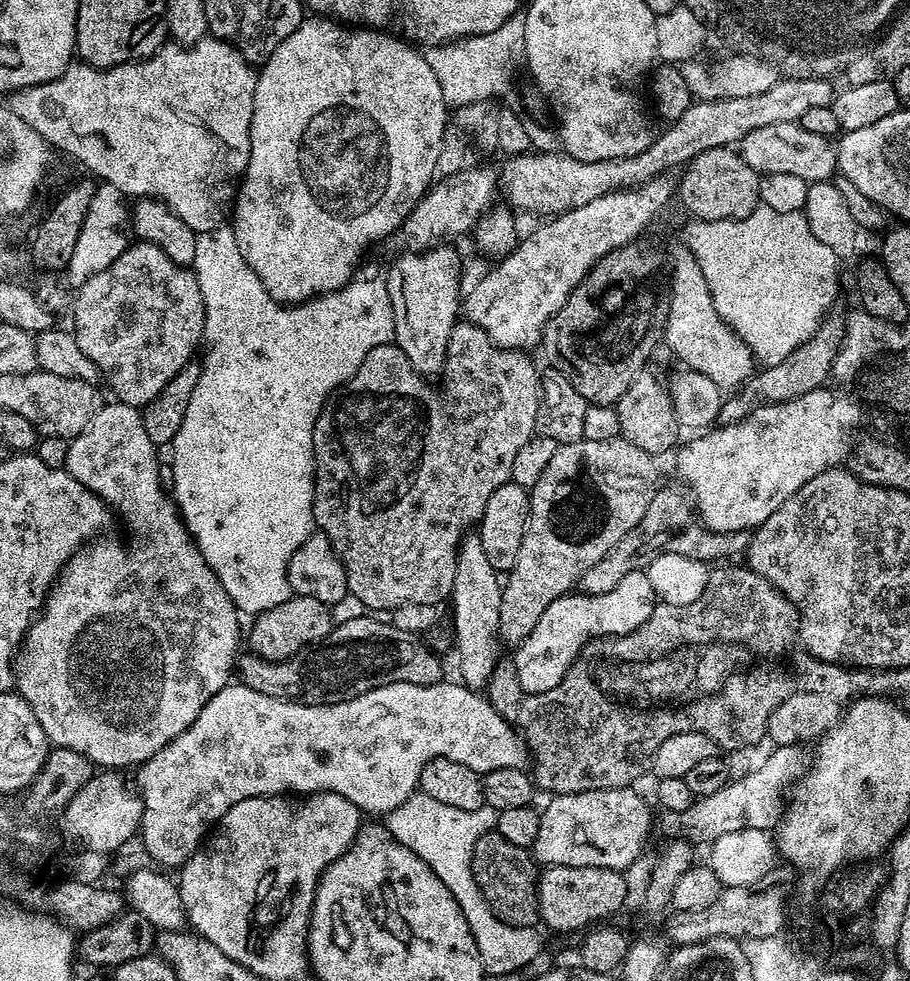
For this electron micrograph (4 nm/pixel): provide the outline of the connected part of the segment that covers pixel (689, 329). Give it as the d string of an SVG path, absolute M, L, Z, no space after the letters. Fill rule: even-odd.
M681 250L676 261L670 264L670 310L664 327L663 343L681 360L685 369L706 374L722 390L743 388L754 374L754 357L748 343L717 314L710 286L706 286L706 274L698 266L698 258L687 250Z

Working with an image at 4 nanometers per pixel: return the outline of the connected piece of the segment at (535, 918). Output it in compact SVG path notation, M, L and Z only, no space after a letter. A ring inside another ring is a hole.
M495 830L484 832L478 842L474 842L472 873L474 882L478 882L478 890L482 890L482 898L486 898L490 910L502 922L512 928L535 928L541 923L536 893L538 864L529 849L514 846L514 842L506 842L506 838L502 838L502 834Z

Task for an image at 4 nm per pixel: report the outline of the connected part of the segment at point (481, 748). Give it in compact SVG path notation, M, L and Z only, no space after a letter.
M229 682L225 688L218 690L218 694L214 694L214 698L210 698L210 702L206 702L193 724L184 733L178 734L162 750L158 750L152 758L139 765L136 773L140 773L136 776L137 785L135 784L135 787L138 789L139 798L144 804L144 813L140 819L138 833L139 839L144 839L143 851L147 852L157 865L160 863L161 869L179 869L200 847L202 841L209 835L210 829L219 824L223 816L228 813L230 806L238 806L238 802L255 796L333 792L334 794L342 794L342 798L354 802L354 806L359 808L361 813L381 812L381 814L387 814L393 812L398 806L402 806L402 802L406 802L406 798L410 798L412 793L417 791L422 766L426 766L426 762L430 762L434 758L450 758L454 762L462 762L462 766L470 766L470 770L481 774L503 768L524 768L530 760L528 745L525 744L524 737L508 723L502 714L498 714L494 710L487 695L471 688L465 688L463 683L455 683L411 684L410 682L394 682L393 684L378 686L358 698L350 698L346 702L310 706L309 704L295 704L289 700L270 698L270 694L258 694L258 690L250 690L245 684Z

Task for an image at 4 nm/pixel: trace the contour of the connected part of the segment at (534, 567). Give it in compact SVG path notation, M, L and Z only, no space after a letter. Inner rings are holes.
M624 437L606 442L579 440L559 445L538 482L530 489L526 530L514 566L501 587L498 624L501 641L517 647L534 630L543 610L558 597L567 595L595 562L603 558L642 520L660 486L655 457Z

